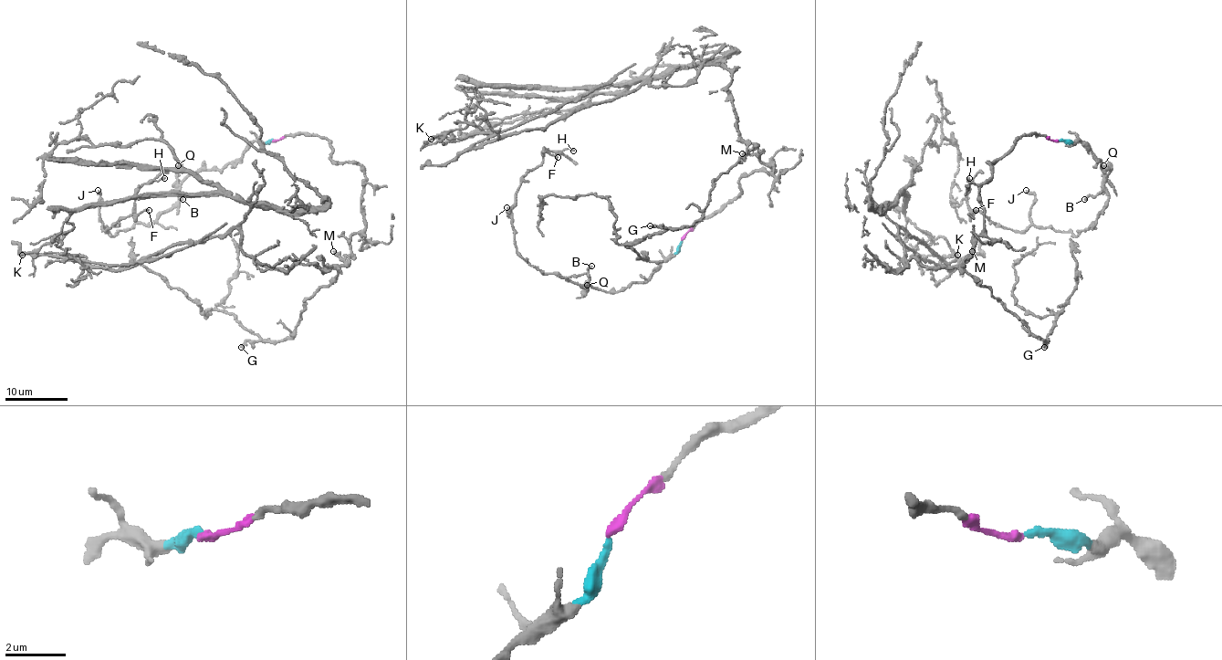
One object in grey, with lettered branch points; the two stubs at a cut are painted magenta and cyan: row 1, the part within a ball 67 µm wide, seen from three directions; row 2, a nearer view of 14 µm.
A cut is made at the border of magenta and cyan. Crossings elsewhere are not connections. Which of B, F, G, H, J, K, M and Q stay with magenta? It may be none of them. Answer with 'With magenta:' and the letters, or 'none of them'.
With magenta: G, K, M

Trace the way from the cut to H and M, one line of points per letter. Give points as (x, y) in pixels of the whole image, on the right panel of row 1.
H: (1059, 140), (1080, 141), (1111, 171), (1107, 202), (1074, 235), (998, 225), (967, 204), (968, 177)
M: (1058, 140), (1025, 133), (989, 163), (990, 175), (979, 188), (984, 230), (967, 255), (970, 256), (972, 250)

